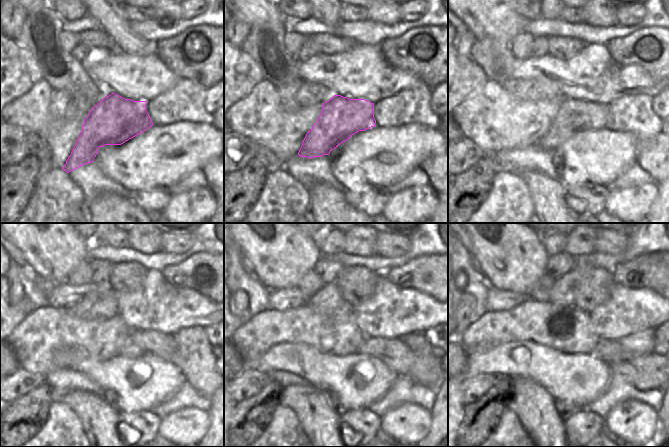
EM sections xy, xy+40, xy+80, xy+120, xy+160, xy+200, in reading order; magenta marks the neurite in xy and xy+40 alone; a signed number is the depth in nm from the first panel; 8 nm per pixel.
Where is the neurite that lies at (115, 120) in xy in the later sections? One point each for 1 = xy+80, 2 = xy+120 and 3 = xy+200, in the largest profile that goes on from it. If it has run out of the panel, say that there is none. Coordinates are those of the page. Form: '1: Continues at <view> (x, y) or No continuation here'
1: Continues at xy+80 (573, 116)
2: Continues at xy+120 (140, 342)
3: Continues at xy+200 (611, 351)

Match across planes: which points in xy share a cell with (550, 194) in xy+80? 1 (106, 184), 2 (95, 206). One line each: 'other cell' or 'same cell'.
1: other cell
2: same cell

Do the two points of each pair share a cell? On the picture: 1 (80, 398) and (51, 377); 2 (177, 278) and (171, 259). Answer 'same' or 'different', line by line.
1: different
2: different

